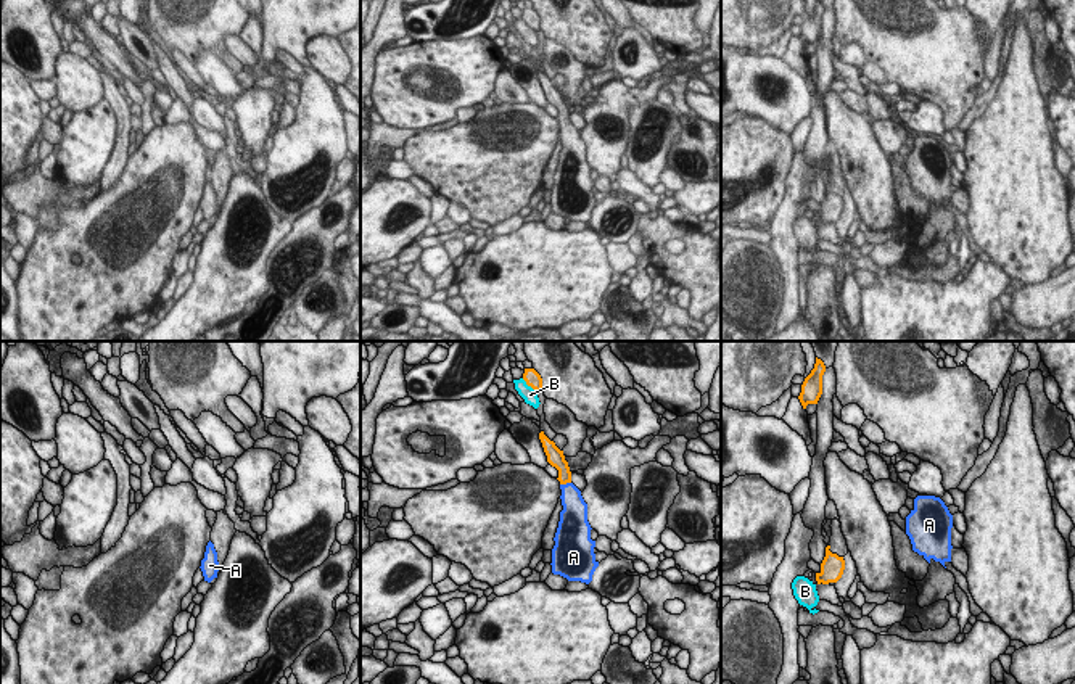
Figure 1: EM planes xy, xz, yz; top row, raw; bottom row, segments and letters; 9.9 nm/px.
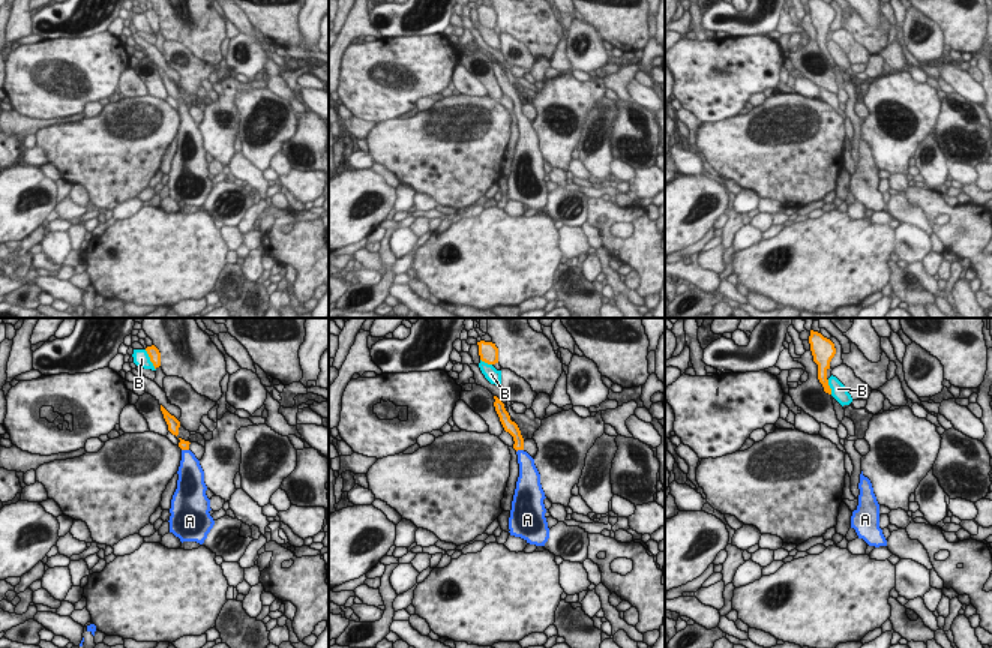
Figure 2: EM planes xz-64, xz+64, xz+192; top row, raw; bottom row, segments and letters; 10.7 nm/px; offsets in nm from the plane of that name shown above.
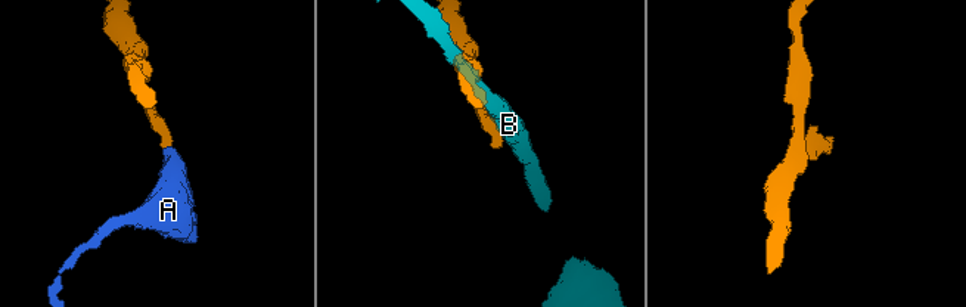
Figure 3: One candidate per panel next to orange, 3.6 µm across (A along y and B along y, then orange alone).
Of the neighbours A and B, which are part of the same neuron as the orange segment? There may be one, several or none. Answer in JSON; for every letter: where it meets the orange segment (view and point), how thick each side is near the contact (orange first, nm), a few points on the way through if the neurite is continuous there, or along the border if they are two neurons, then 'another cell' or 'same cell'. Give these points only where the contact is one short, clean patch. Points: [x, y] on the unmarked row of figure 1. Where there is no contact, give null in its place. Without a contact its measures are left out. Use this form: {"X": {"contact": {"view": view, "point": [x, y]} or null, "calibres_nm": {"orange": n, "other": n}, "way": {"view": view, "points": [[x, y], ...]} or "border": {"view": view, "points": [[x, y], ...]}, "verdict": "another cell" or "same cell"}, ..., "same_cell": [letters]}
{"A": {"contact": {"view": "xz", "point": [565, 123]}, "calibres_nm": {"orange": 140, "other": 220}, "way": {"view": "xz", "points": [[557, 100], [564, 108], [565, 123], [573, 144]]}, "verdict": "same cell"}, "B": {"contact": {"view": "xz", "point": [530, 24]}, "calibres_nm": {"orange": 160, "other": 140}, "verdict": "another cell"}, "same_cell": ["A"]}

